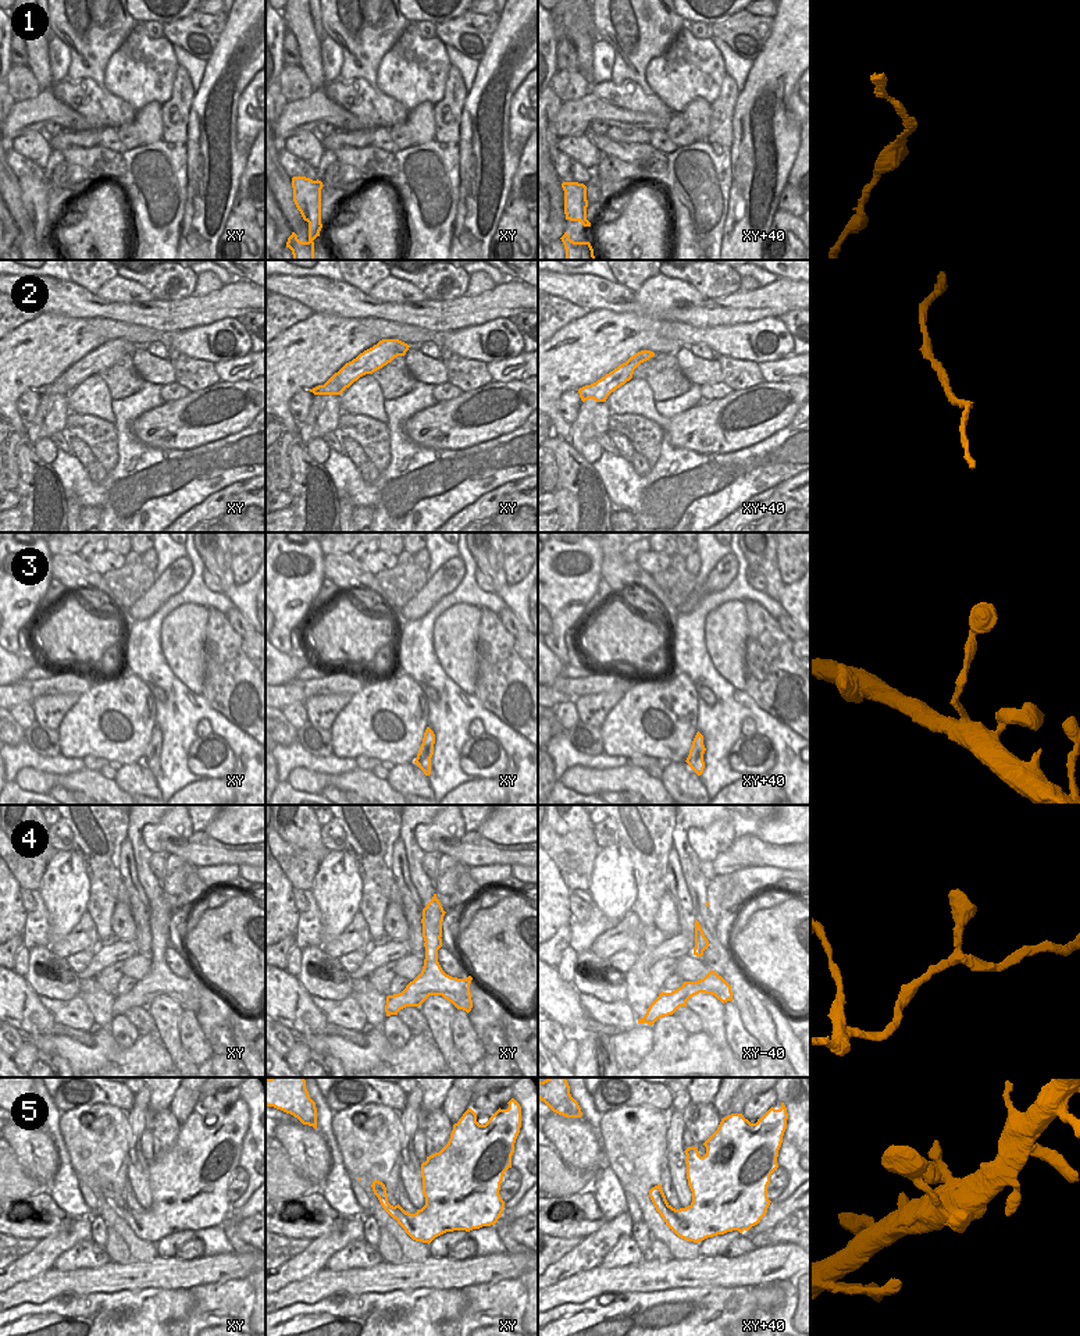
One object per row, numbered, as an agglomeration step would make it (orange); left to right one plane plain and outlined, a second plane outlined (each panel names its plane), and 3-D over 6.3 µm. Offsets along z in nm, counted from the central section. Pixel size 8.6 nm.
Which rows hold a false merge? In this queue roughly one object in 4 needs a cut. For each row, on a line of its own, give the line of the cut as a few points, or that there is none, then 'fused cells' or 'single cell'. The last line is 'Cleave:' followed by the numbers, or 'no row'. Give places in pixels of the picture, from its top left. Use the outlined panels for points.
1: no cut; single cell
2: no cut; single cell
3: no cut; single cell
4: no cut; single cell
5: no cut; single cell
Cleave: no row

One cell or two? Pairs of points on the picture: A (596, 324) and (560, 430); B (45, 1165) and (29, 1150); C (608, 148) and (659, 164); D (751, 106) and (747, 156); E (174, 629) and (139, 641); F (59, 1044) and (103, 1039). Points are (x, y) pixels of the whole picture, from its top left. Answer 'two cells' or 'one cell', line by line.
A: one cell
B: one cell
C: one cell
D: one cell
E: two cells
F: one cell

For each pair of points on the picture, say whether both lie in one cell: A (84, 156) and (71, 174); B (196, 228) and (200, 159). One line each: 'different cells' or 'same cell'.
A: different cells
B: same cell

